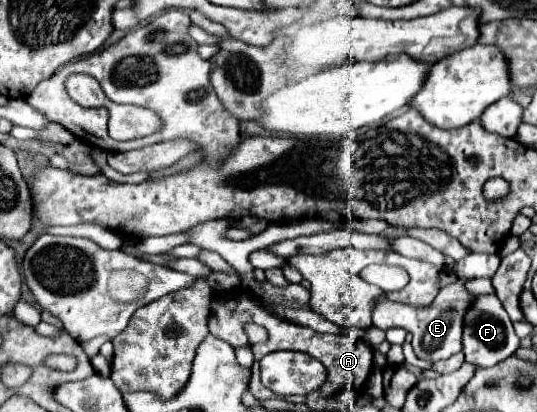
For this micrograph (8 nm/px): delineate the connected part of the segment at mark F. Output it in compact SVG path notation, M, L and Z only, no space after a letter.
M490 293L490 295L476 295L472 305L466 309L464 315L464 327L462 327L462 353L464 359L472 365L480 367L492 367L500 363L502 359L510 357L516 349L520 347L520 339L514 333L512 321L508 313L504 313L500 299Z

